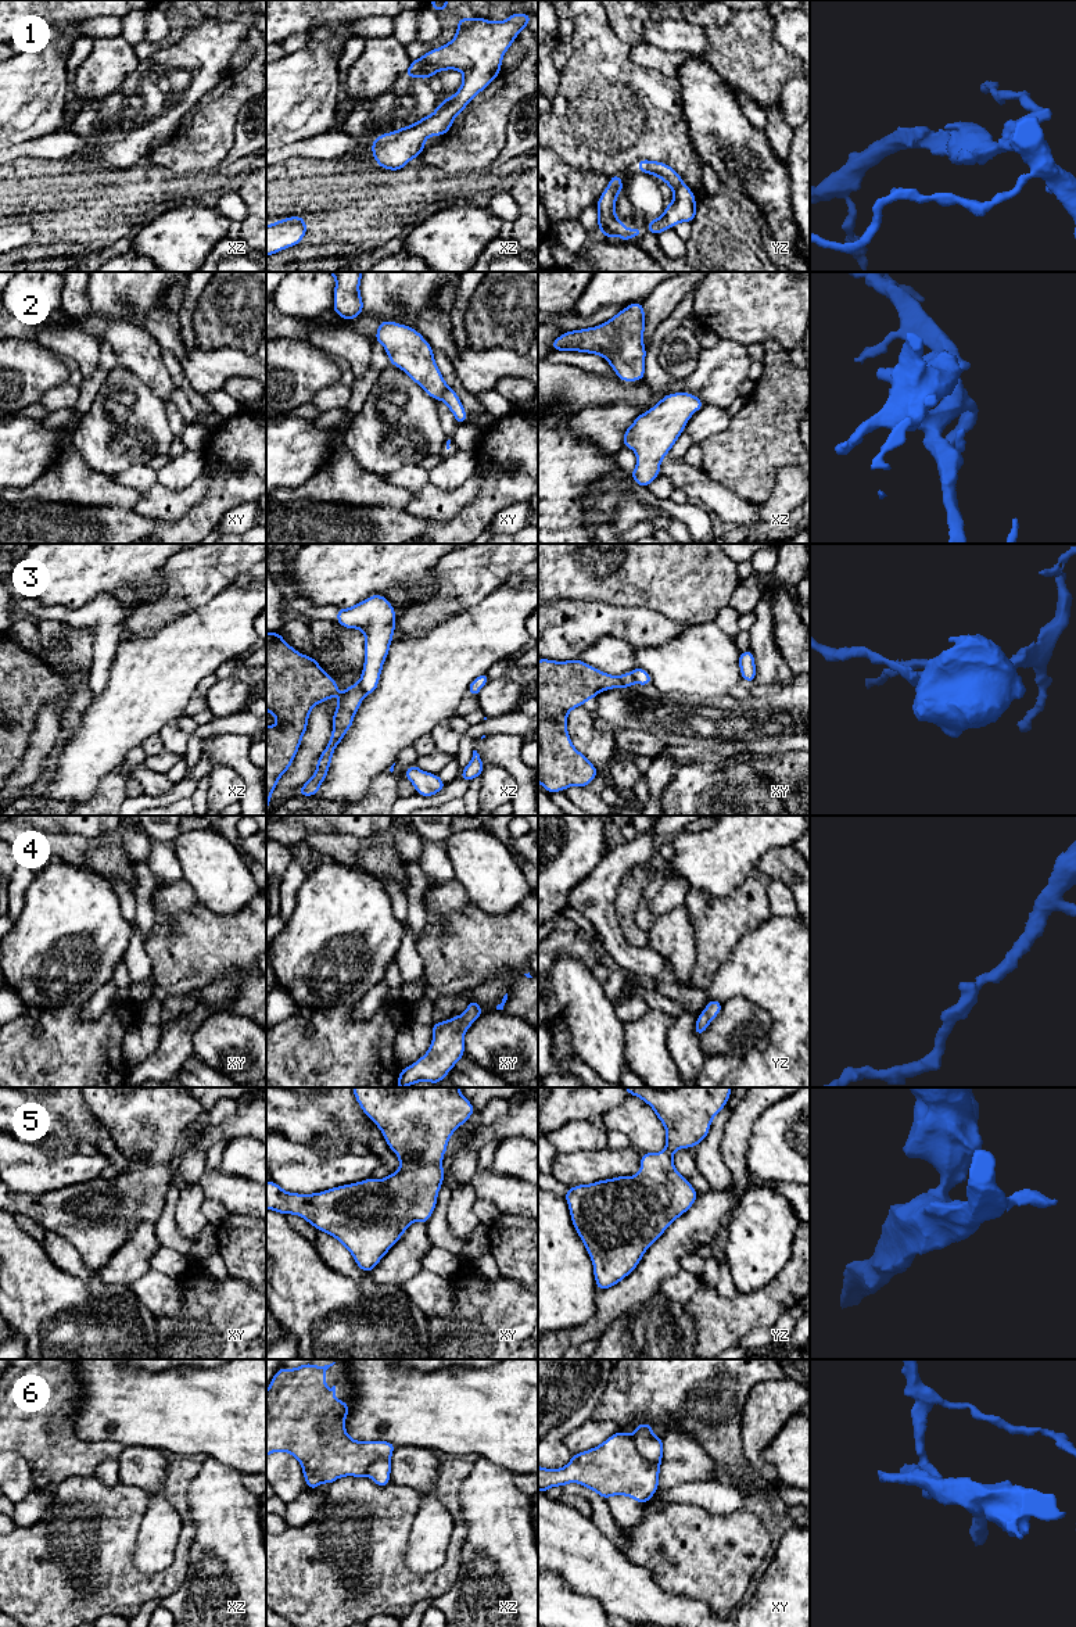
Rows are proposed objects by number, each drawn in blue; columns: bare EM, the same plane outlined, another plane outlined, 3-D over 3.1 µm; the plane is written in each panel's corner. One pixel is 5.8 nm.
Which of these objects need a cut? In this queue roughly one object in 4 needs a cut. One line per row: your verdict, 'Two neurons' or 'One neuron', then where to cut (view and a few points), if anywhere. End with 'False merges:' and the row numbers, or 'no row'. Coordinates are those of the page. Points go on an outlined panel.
1: One neuron. No split
2: One neuron. No split
3: Two neurons. Split along xz (358, 683), (366, 694)
4: One neuron. No split
5: One neuron. No split
6: Two neurons. Split along xy (631, 1436), (637, 1451), (659, 1464)
False merges: 3, 6

